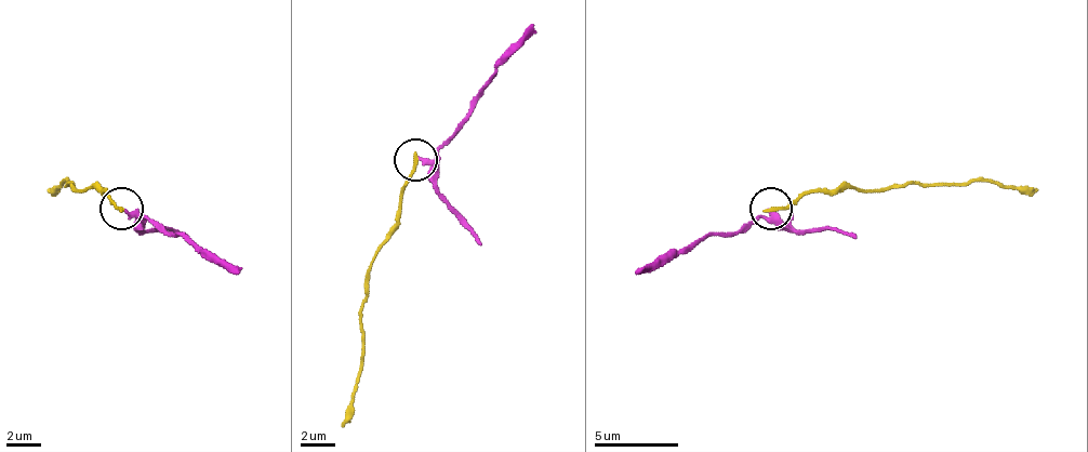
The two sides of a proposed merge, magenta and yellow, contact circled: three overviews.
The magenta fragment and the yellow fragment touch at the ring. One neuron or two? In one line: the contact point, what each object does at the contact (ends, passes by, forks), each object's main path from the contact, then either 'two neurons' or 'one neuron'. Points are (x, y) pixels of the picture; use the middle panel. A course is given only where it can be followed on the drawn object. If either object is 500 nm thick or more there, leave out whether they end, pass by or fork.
place (415, 160); magenta ends; yellow ends; course magenta (416, 161), (454, 131), (472, 97), (535, 25); course yellow (416, 161), (412, 177), (399, 195), (399, 228), (370, 267), (361, 301), (361, 376), (353, 415), (340, 427); two neurons

